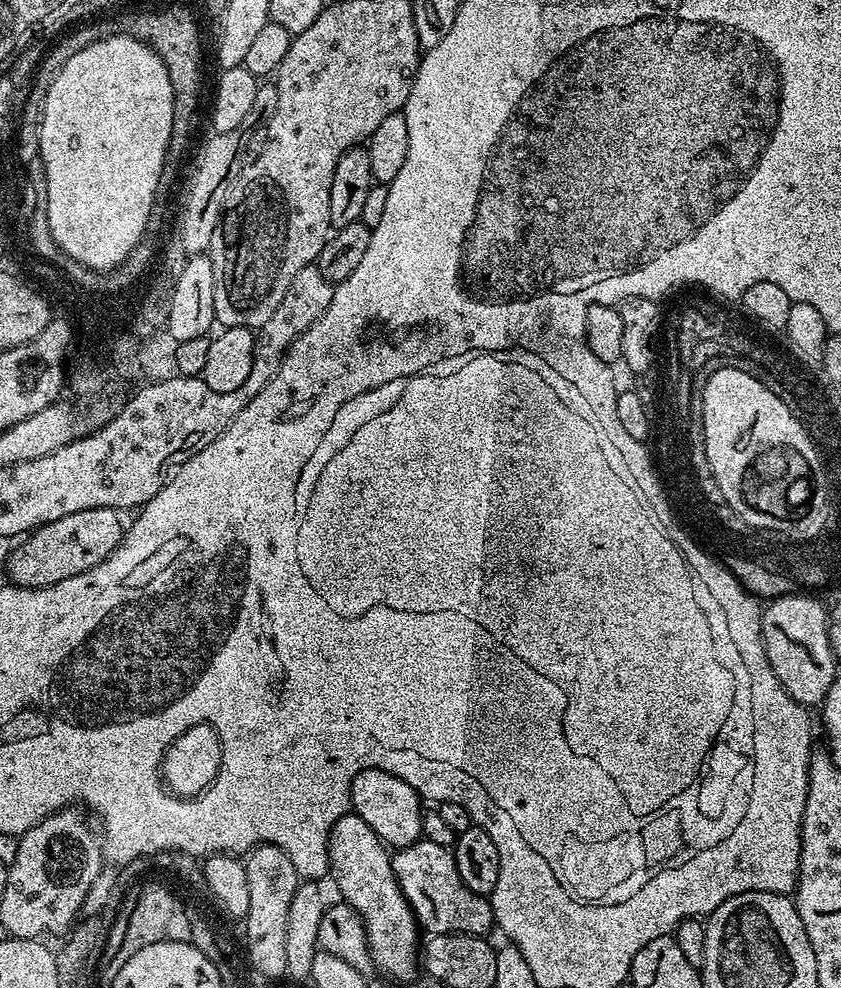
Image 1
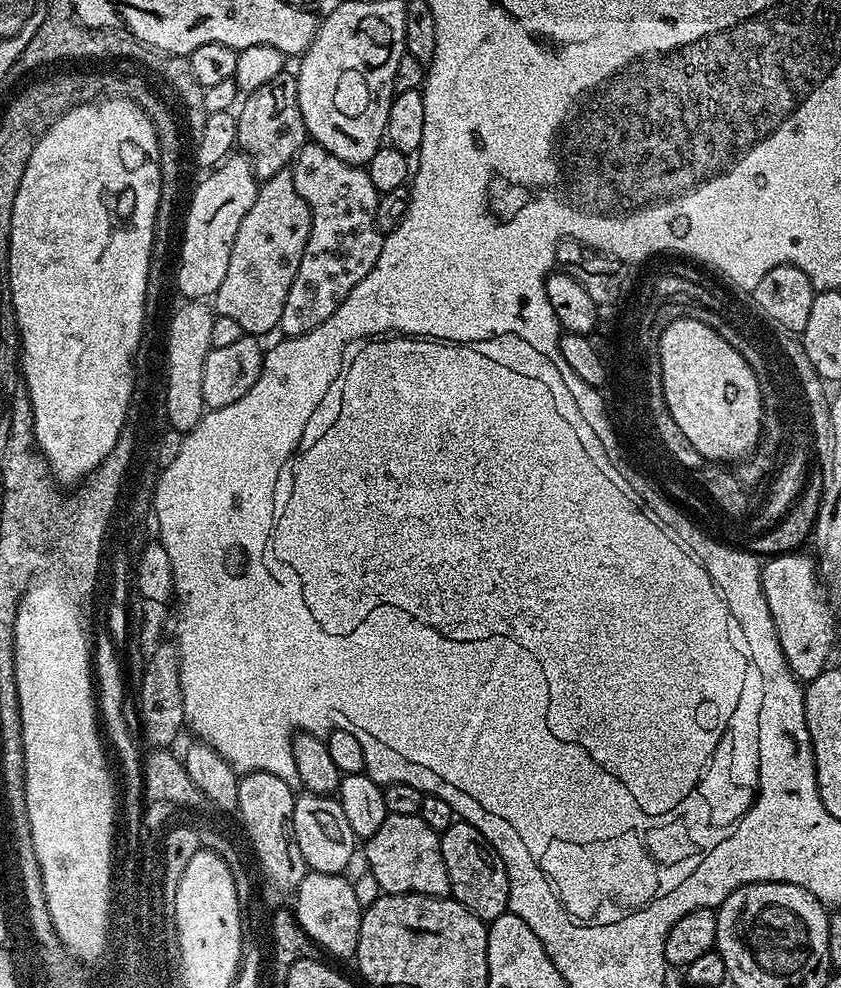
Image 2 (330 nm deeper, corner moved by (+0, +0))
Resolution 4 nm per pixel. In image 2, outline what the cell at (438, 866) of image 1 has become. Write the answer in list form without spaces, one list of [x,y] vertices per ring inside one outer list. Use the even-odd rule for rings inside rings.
[[[388,816],[380,829],[363,841],[362,856],[363,852],[367,871],[378,882],[381,893],[448,896],[452,891],[446,862],[442,862],[440,833],[430,830],[420,816]]]

